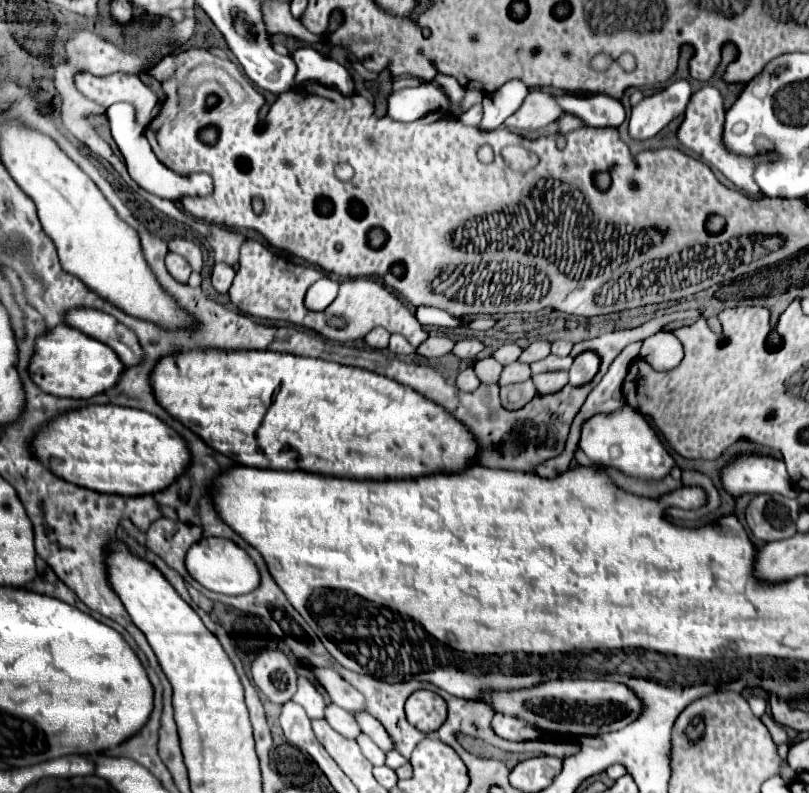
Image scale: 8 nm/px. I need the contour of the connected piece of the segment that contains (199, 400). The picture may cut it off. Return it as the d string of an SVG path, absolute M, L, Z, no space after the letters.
M182 352L182 356L166 356L166 360L158 360L158 368L152 372L150 382L154 384L154 396L170 416L182 420L186 428L190 428L196 436L200 436L212 450L228 456L236 464L254 466L254 468L274 468L274 470L306 470L316 474L330 474L330 476L346 476L356 480L384 480L384 478L416 478L436 472L458 472L466 468L476 456L474 436L466 426L454 420L444 408L426 400L412 388L406 388L386 376L378 376L376 372L342 366L336 362L324 360L306 360L300 356L290 356L282 352Z

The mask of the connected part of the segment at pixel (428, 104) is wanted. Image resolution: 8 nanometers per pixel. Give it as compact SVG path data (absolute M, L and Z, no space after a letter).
M425 82L425 86L392 92L388 98L388 116L398 122L414 122L428 114L449 111L450 101L442 88Z

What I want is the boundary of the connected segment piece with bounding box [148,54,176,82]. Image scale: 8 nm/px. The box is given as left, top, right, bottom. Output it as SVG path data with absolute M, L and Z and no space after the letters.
M170 54L170 56L164 56L154 68L150 68L148 72L158 80L158 82L162 82L162 80L166 80L166 78L170 78L172 76L172 72L174 72L174 54Z

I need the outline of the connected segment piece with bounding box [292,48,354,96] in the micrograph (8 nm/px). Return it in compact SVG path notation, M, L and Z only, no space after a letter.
M300 48L292 54L298 66L298 86L306 82L318 82L322 86L334 88L344 96L354 94L354 82L350 72L332 58L326 58L314 48Z

